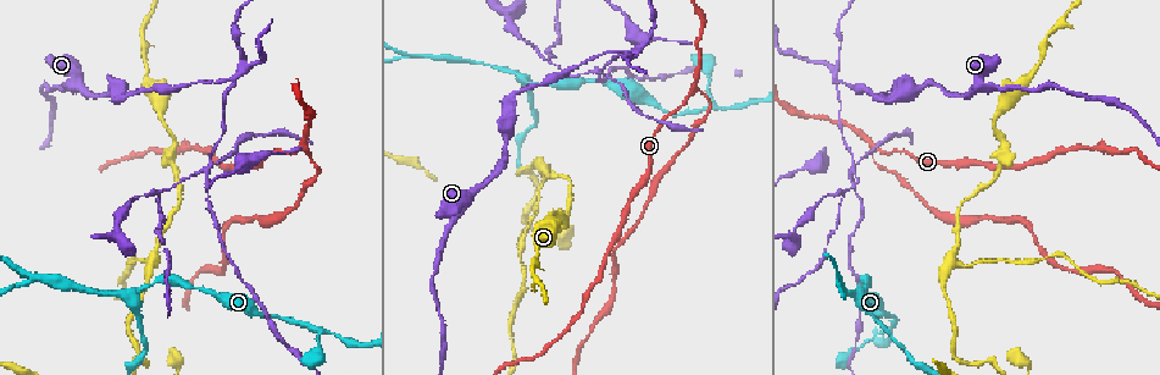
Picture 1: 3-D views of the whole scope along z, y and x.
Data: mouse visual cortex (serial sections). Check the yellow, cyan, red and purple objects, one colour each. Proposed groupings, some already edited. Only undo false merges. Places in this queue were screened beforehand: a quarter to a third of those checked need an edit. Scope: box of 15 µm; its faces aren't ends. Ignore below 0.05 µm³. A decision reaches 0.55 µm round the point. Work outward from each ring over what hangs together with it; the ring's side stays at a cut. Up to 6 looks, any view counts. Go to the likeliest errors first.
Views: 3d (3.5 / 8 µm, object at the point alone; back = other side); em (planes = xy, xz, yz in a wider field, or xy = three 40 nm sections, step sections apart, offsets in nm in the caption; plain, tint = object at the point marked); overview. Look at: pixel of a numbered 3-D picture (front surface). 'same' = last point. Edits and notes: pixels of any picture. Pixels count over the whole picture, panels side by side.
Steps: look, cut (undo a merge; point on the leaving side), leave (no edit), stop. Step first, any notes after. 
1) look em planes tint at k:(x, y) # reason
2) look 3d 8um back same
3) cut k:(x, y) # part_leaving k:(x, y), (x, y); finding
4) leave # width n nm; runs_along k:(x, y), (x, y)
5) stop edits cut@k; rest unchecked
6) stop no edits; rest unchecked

look 3d 3.5um at 1:(834, 77) # thick turns thin

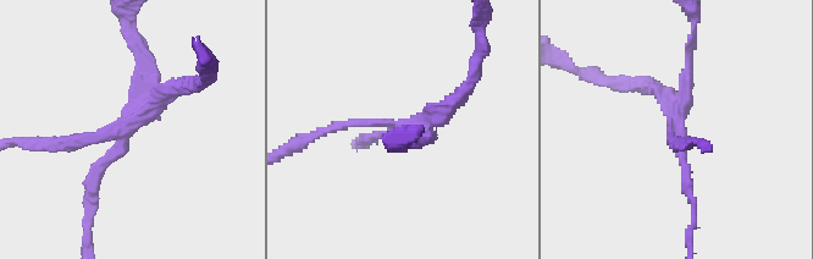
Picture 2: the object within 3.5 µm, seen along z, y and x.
cut 2:(136, 43) # arm_widths 150, 150, 200, 200 nm; part_leaving 2:(122, 142), (97, 167), (86, 247); a second cell is stuck on

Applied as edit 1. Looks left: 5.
look 3d 3.5um back at 1:(872, 145) # three arms meet

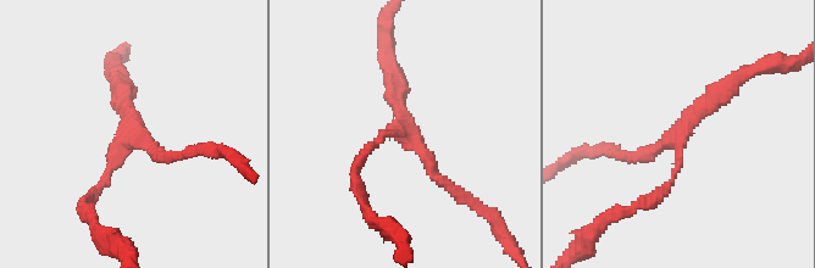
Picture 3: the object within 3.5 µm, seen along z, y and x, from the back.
look em xy step 1 tint at 3:(137, 138) # arms 3; arm_widths 100, 150, 250 nm; shape alone is not enough

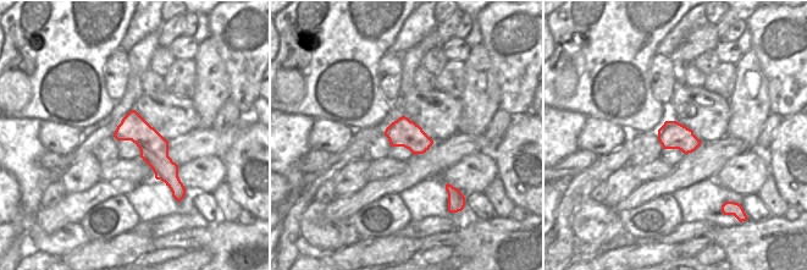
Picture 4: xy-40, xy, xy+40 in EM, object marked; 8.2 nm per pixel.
look em planes tint same # another direction

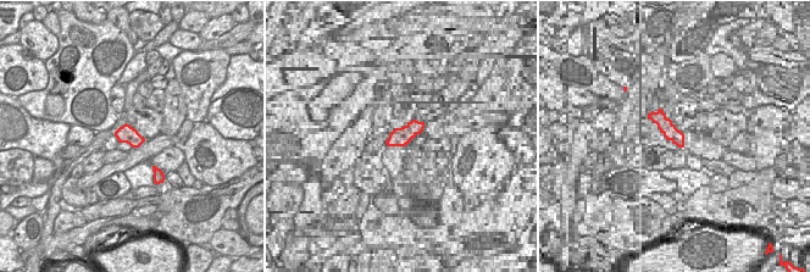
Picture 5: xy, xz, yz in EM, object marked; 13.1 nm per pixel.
leave # runs_along 3:(186, 152), (159, 156), (133, 137), (92, 197); one cell here

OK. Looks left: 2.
look 3d 3.5um at 1:(954, 262) # side arm on a straight run

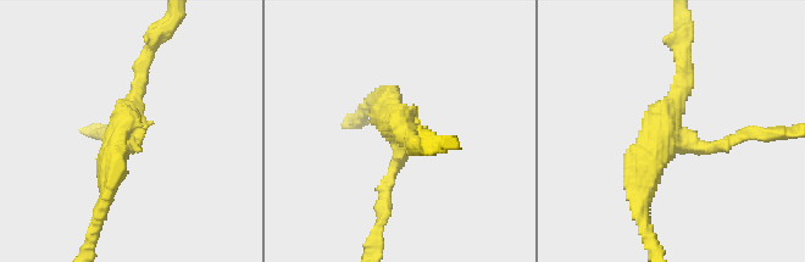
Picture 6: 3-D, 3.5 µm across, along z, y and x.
look em xy step 1 tint at 6:(401, 129) # arms 3; arm_widths 150, 200, 300 nm

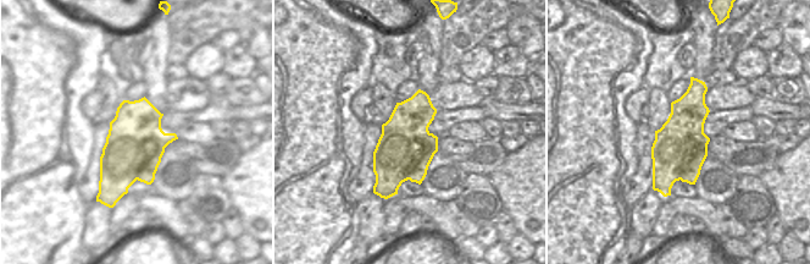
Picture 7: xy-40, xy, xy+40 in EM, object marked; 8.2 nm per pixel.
cut 6:(389, 183) # part_leaving 6:(400, 149), (371, 249); two cells meet here

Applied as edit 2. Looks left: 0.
stop edits cut@2, cut@6; rest unchecked

